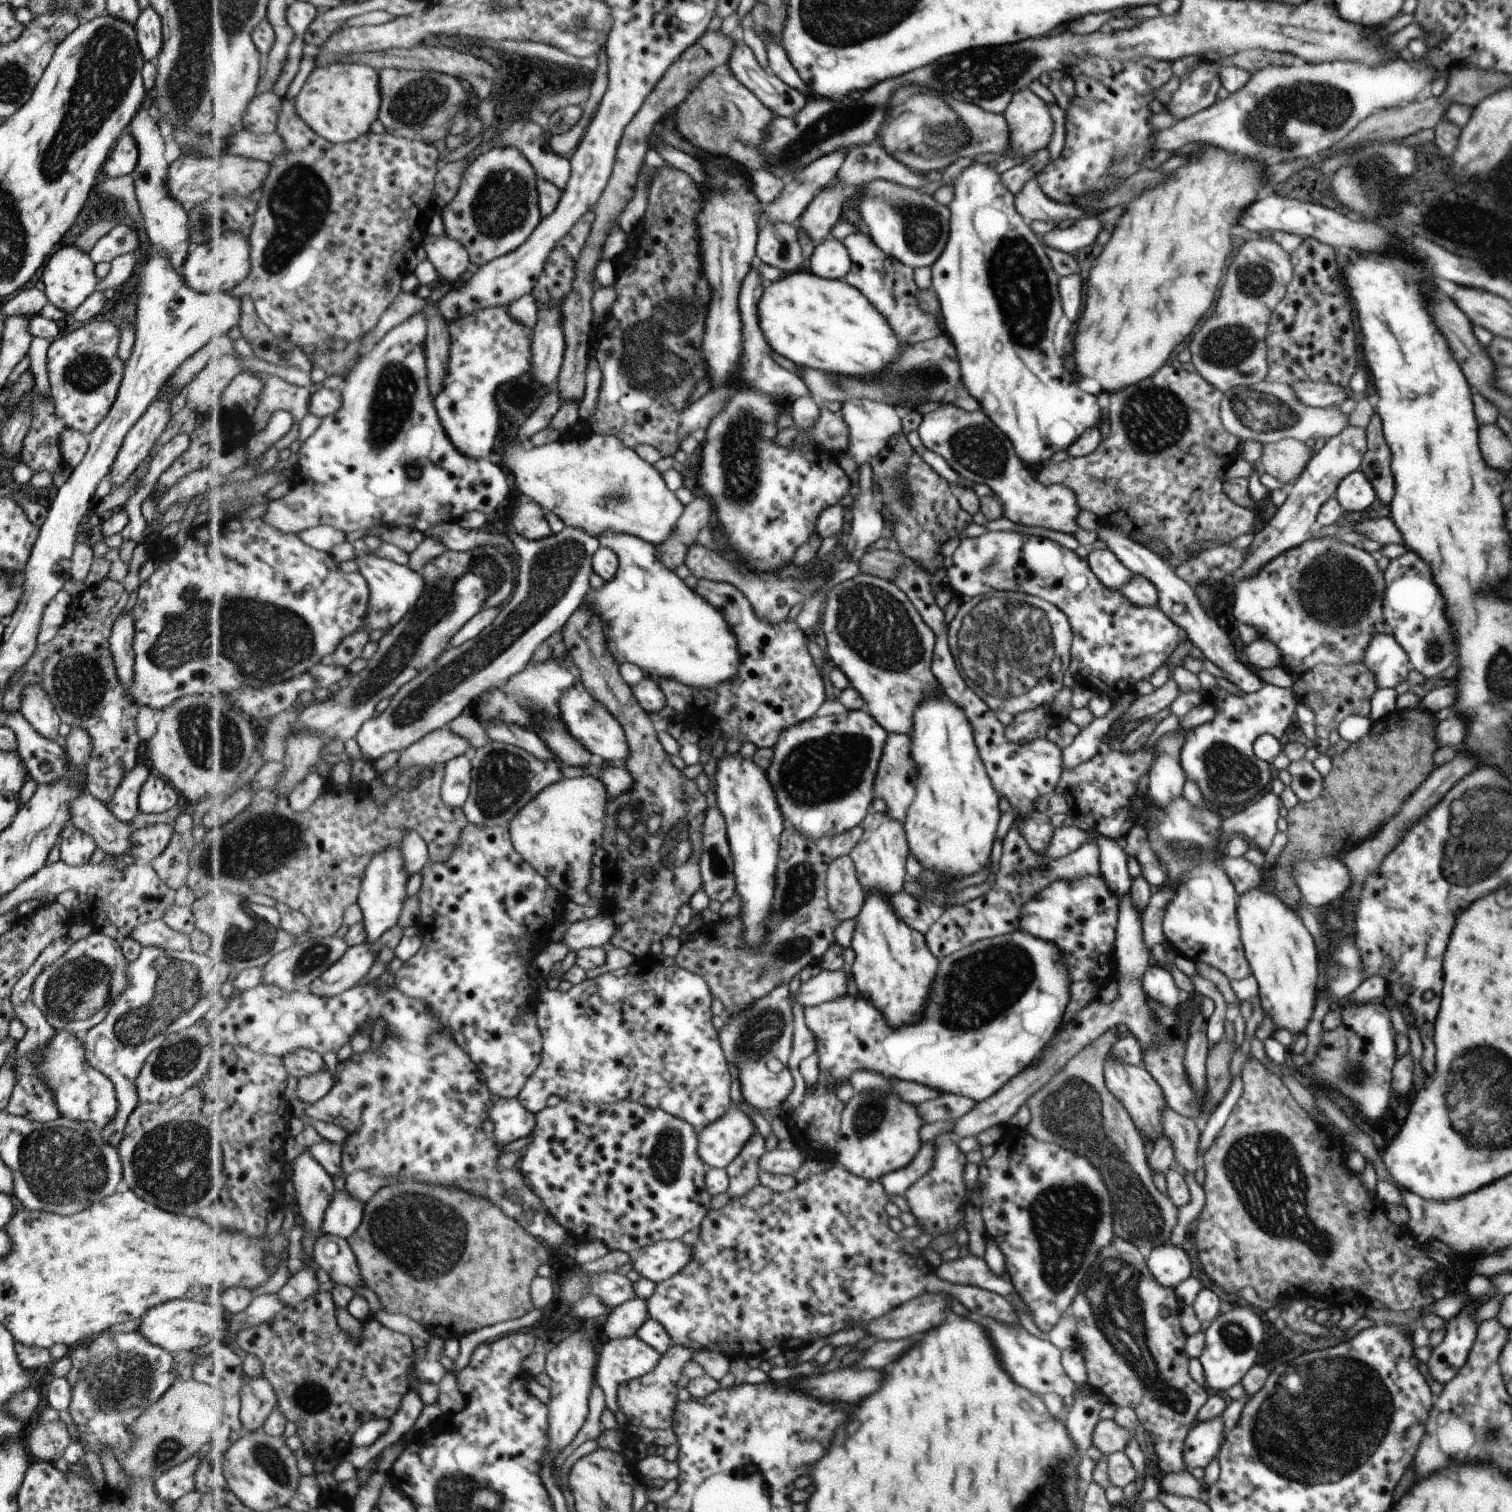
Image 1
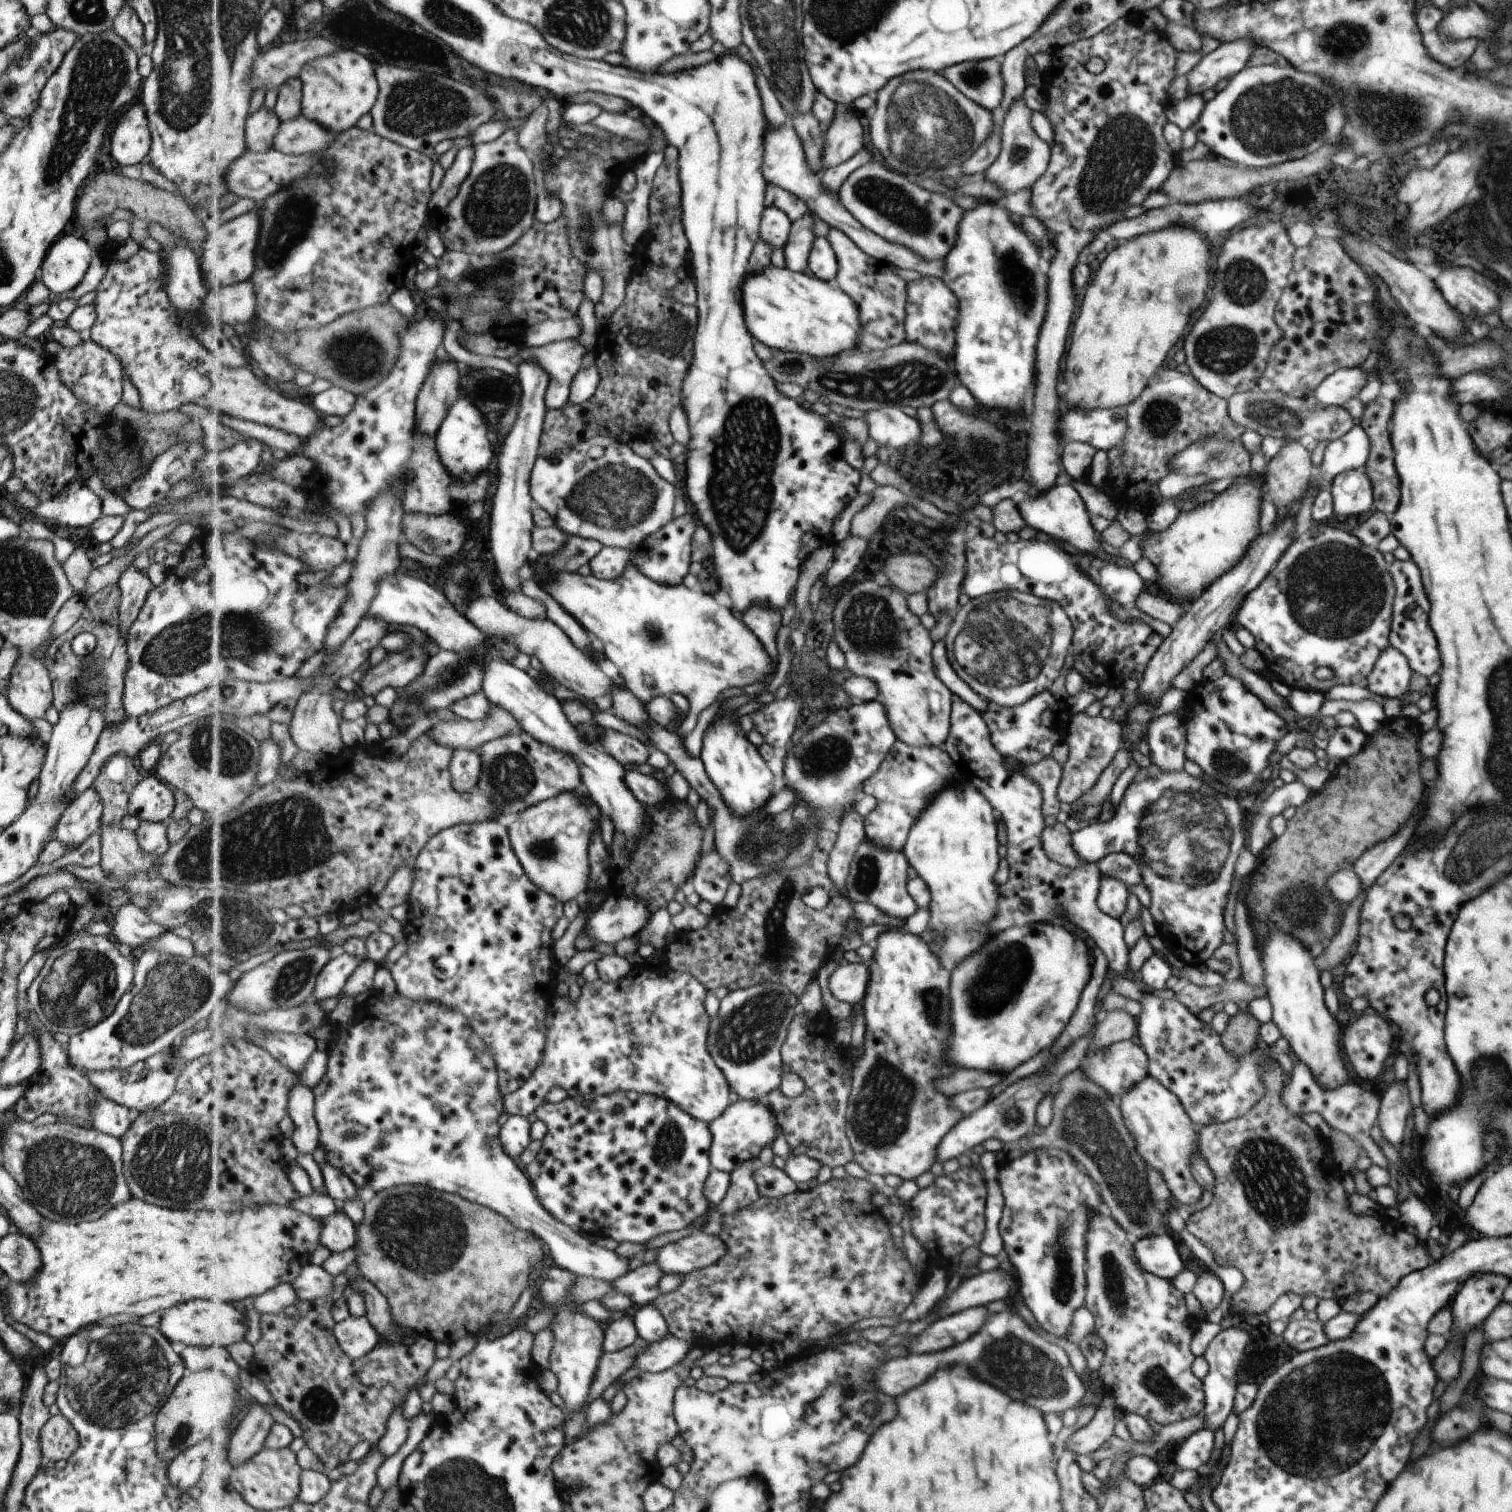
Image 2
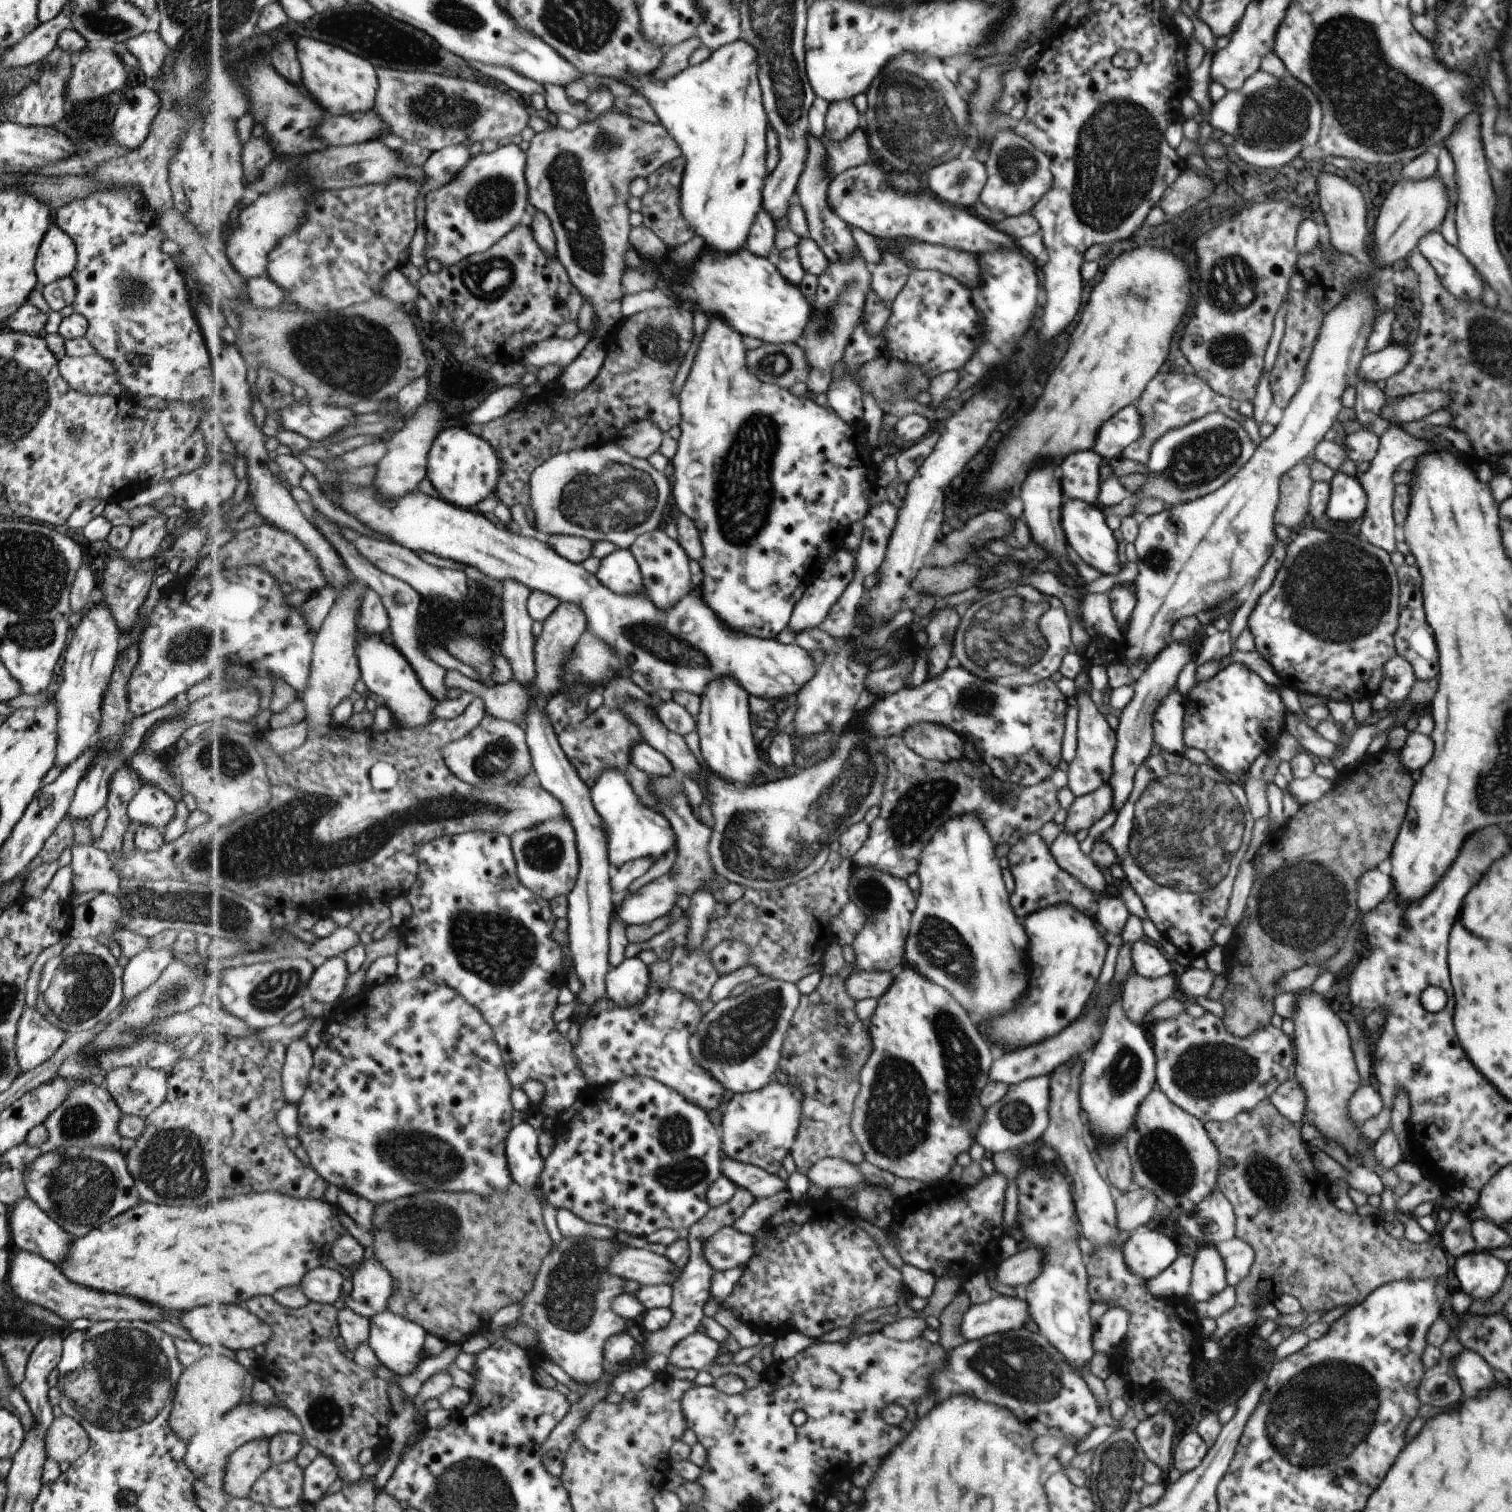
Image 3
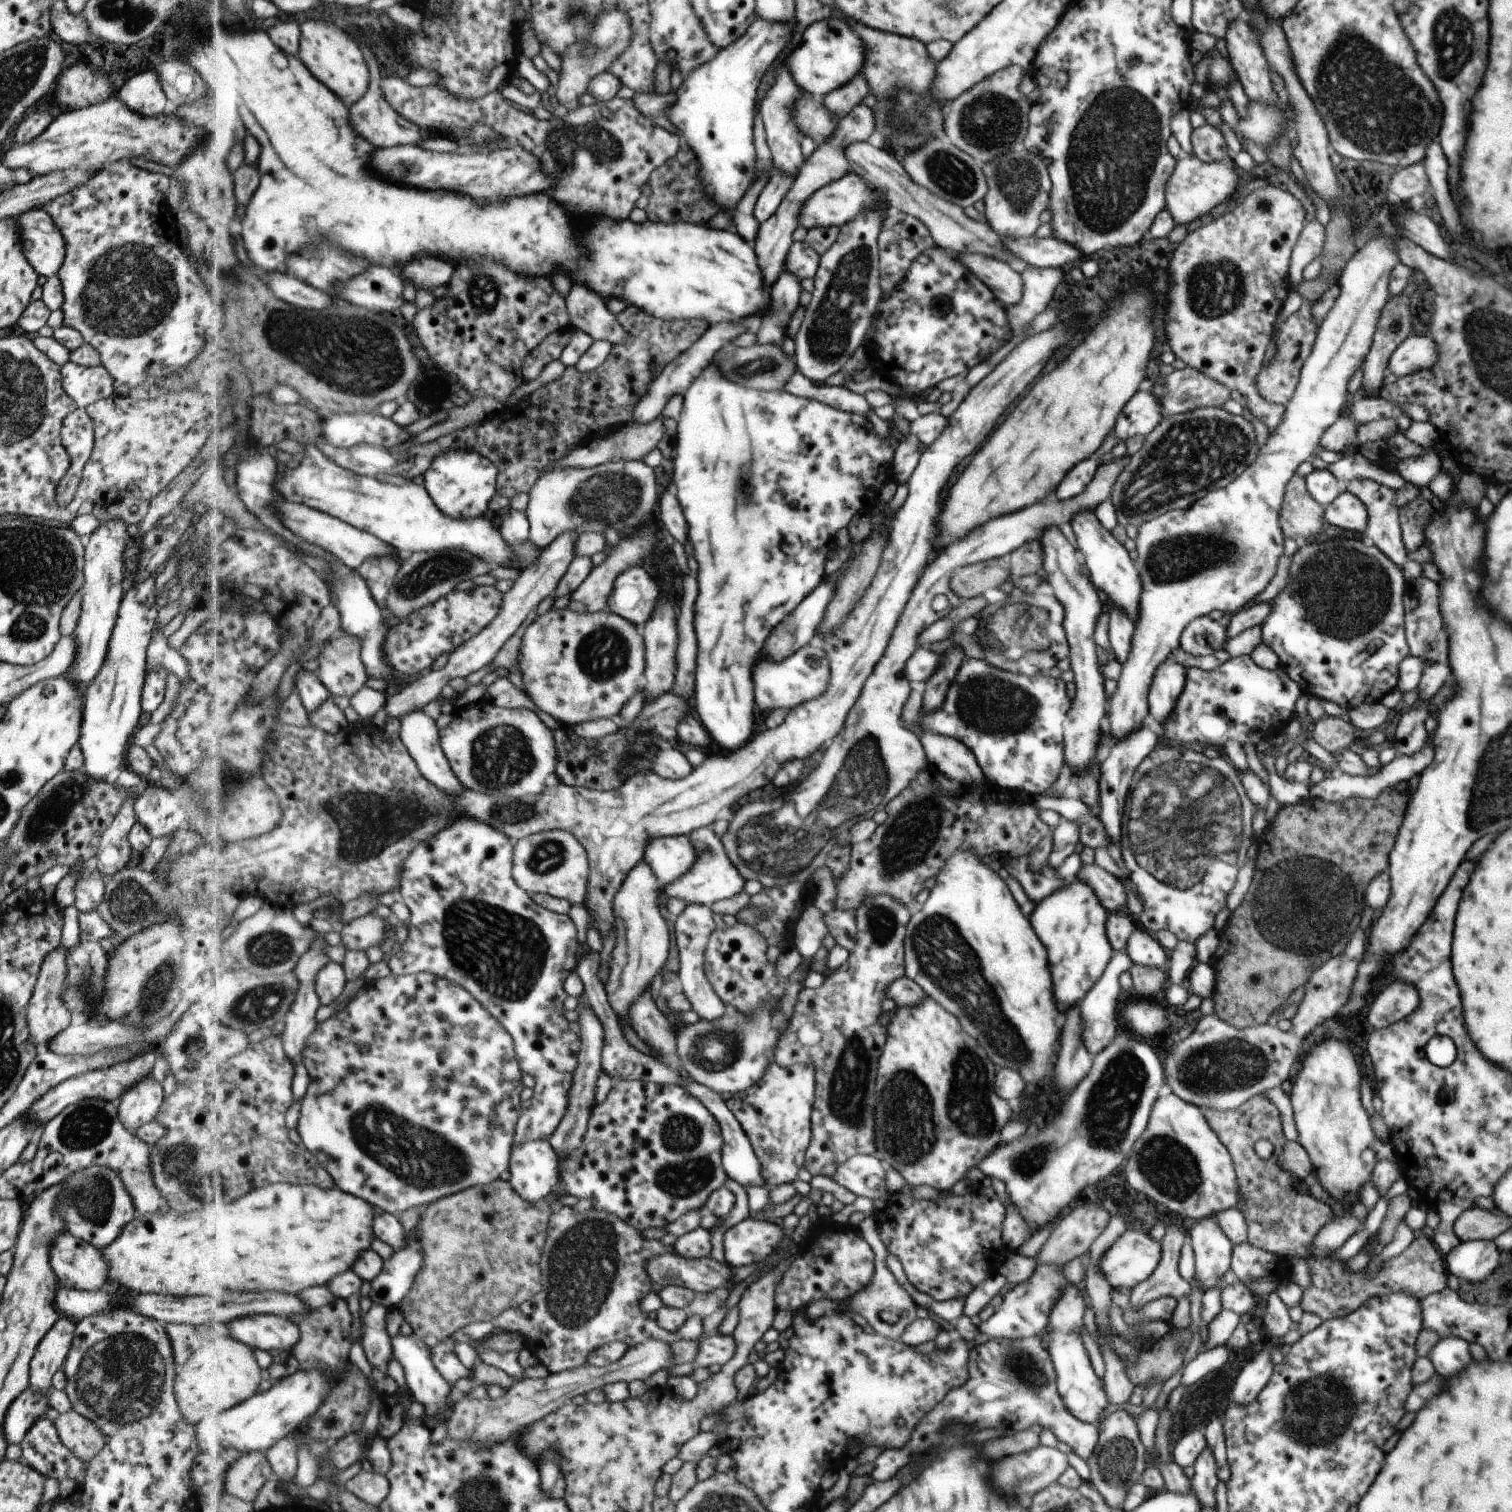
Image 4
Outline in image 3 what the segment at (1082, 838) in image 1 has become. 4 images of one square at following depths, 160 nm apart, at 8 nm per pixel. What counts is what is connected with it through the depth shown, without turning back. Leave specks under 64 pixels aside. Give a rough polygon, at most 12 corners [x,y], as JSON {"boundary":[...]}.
{"boundary":[[1181,754],[1099,834],[1161,937],[1215,946],[1254,819]]}

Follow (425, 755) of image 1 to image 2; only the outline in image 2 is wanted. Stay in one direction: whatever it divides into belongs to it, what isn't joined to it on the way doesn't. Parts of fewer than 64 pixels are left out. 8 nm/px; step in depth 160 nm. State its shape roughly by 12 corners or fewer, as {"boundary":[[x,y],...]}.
{"boundary":[[489,700],[484,719],[437,721],[431,733],[454,750],[479,750],[521,728]]}

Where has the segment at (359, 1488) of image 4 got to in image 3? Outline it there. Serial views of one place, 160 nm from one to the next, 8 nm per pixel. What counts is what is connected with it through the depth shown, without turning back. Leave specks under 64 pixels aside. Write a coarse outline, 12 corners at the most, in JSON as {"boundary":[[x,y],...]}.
{"boundary":[[273,1295],[245,1308],[274,1329],[258,1377],[306,1443],[361,1482],[389,1438],[383,1364],[344,1358],[339,1310]]}

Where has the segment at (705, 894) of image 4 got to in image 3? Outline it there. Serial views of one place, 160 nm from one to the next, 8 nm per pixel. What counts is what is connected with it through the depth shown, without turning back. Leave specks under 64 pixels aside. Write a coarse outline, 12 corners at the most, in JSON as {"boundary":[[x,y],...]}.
{"boundary":[[675,773],[653,796],[679,836],[669,873],[627,893],[613,918],[649,924],[685,894],[718,892],[713,829],[697,820]]}

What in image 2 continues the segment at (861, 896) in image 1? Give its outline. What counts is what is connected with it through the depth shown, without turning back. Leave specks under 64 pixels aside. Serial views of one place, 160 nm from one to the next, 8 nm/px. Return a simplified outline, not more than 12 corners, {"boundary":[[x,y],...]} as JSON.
{"boundary":[[857,810],[841,820],[829,855],[832,881],[843,897],[852,860],[866,840],[866,817]]}

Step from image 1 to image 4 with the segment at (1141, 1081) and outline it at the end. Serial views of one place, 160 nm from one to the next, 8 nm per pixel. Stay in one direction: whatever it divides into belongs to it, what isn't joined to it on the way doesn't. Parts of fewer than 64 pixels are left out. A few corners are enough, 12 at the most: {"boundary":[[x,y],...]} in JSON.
{"boundary":[[1168,1091],[1123,1172],[1194,1221],[1241,1200],[1202,1110]]}

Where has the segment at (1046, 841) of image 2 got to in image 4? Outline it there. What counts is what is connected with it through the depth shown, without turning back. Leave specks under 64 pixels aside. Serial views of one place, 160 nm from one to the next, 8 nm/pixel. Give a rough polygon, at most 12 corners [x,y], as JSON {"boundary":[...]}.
{"boundary":[[1082,864],[1075,880],[1090,885],[1107,912],[1126,910],[1125,888],[1096,865]]}

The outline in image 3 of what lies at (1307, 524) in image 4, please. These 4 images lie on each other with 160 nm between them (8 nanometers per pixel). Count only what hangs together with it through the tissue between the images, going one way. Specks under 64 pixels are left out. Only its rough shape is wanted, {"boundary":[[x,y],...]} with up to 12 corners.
{"boundary":[[1295,464],[1278,489],[1275,523],[1289,530],[1307,514],[1311,480]]}

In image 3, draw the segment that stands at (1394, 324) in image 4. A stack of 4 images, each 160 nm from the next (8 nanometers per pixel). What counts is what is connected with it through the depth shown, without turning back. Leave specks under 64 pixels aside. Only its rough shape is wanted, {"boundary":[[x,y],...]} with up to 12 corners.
{"boundary":[[1363,378],[1355,385],[1355,418],[1381,418],[1384,392]]}

